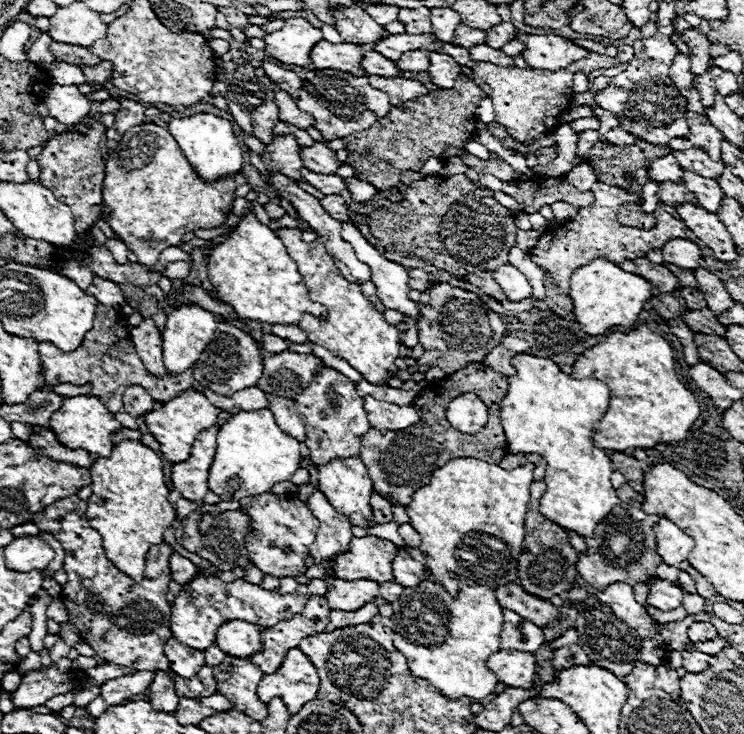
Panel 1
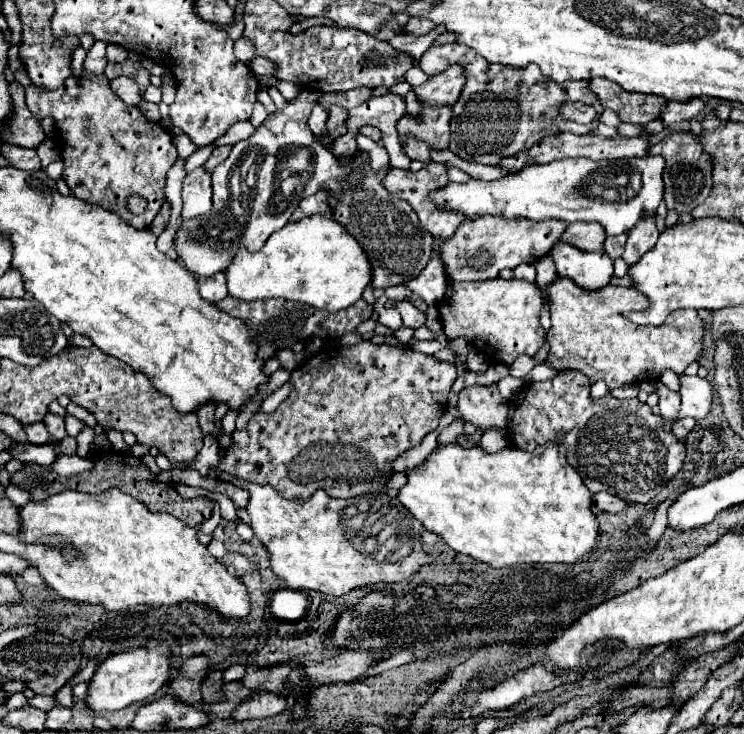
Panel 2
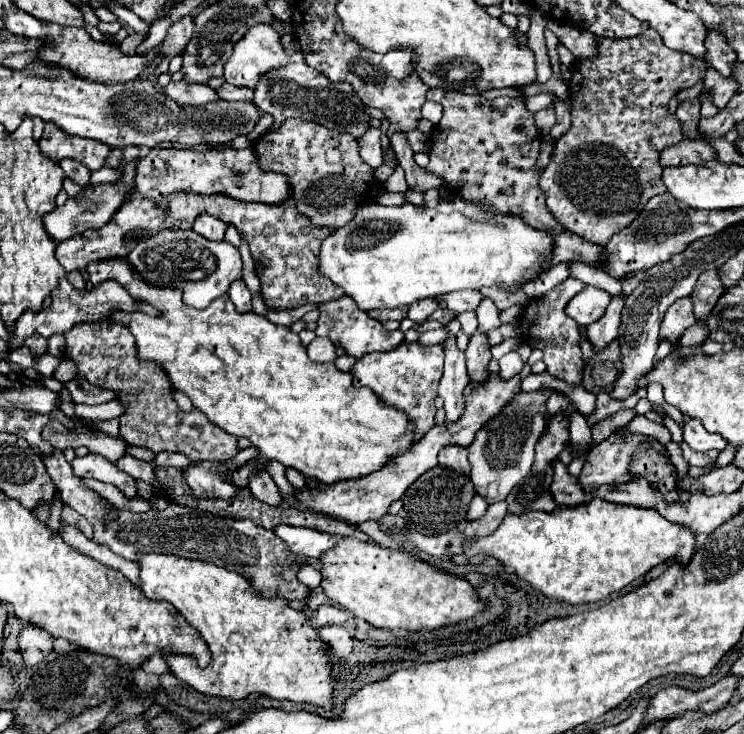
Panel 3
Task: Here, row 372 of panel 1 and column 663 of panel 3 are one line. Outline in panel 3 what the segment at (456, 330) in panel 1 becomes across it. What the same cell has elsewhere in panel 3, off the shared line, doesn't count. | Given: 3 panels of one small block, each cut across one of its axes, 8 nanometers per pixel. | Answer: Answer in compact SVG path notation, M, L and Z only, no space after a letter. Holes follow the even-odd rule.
M612 434L608 440L590 448L586 466L578 476L584 492L590 494L598 490L602 484L620 484L632 480L634 476L628 472L632 454L640 444L648 446L648 442L660 452L666 452L664 444L642 434Z

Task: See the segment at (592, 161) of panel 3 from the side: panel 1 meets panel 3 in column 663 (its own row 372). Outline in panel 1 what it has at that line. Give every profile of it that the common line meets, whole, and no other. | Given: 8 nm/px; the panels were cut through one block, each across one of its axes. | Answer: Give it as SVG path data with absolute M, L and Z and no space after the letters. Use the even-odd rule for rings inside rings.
M100 302L96 304L94 328L92 328L92 332L88 332L88 336L84 338L84 344L76 352L62 352L60 348L56 348L50 342L40 342L38 354L40 354L40 366L42 366L46 384L64 384L64 382L74 384L74 386L90 384L92 390L88 392L88 396L96 396L110 412L124 410L122 396L128 386L142 386L154 400L160 400L160 402L168 402L176 394L180 394L180 390L188 390L188 388L196 386L192 368L178 376L172 376L172 374L166 374L164 378L152 376L144 368L140 356L136 354L136 348L130 340L130 330L128 330L126 318L112 306L104 306Z

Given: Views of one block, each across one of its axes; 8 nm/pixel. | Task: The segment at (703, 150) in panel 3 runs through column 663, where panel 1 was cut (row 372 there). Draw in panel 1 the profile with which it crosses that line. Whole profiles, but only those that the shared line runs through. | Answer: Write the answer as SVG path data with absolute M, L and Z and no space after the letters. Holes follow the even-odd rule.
M144 318L136 328L130 330L132 342L138 356L144 360L144 366L154 376L164 376L166 368L162 362L162 338L152 318Z

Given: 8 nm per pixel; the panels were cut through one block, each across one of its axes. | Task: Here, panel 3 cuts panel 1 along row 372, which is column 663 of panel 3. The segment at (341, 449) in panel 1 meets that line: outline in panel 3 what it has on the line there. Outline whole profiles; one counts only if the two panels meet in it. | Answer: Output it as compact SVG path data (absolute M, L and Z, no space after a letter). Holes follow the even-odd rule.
M686 296L684 300L676 300L676 304L672 304L668 308L668 312L664 314L664 320L660 324L660 342L668 340L674 348L678 346L680 336L684 334L686 328L694 326L696 318L692 314L692 300L690 296Z

